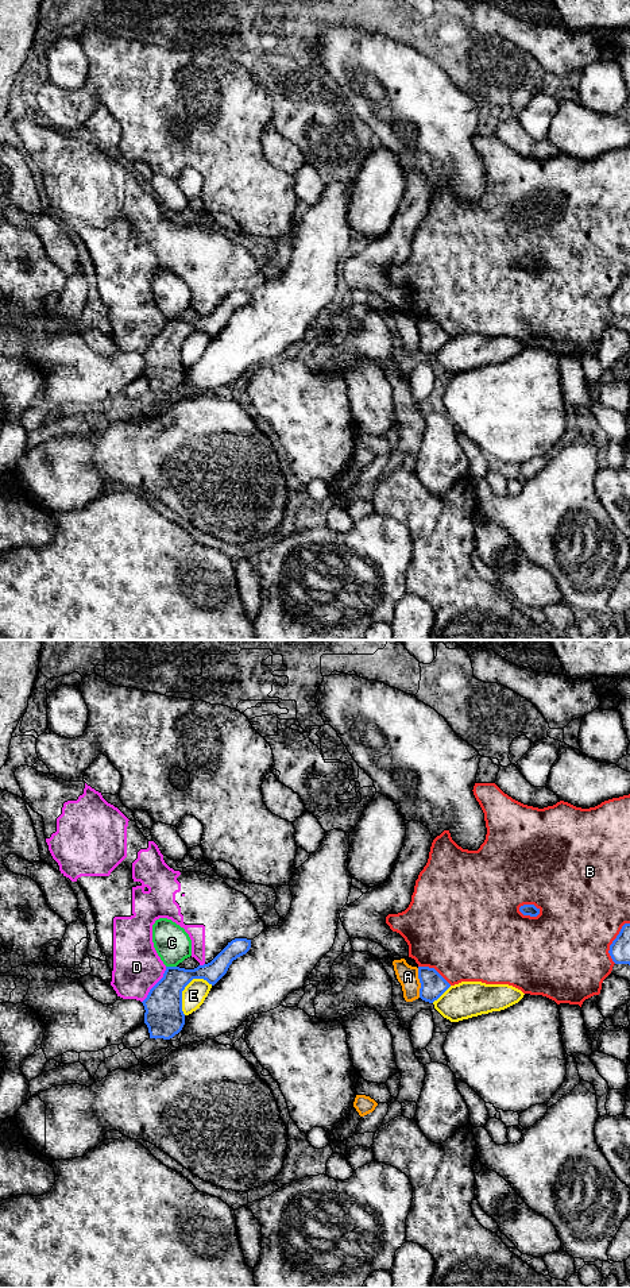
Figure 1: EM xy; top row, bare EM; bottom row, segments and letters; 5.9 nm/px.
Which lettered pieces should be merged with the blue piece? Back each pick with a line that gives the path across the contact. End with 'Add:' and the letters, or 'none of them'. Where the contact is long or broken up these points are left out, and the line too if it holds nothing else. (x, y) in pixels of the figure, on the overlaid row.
Add: none of them

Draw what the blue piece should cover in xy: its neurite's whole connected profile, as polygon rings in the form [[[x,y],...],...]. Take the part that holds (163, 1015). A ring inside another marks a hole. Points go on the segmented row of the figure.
[[[235,938],[208,964],[194,969],[166,967],[163,977],[150,990],[142,1002],[144,1006],[144,1023],[150,1038],[170,1040],[185,1025],[182,1011],[182,991],[193,979],[204,979],[214,986],[228,971],[237,957],[251,948],[251,940]]]

